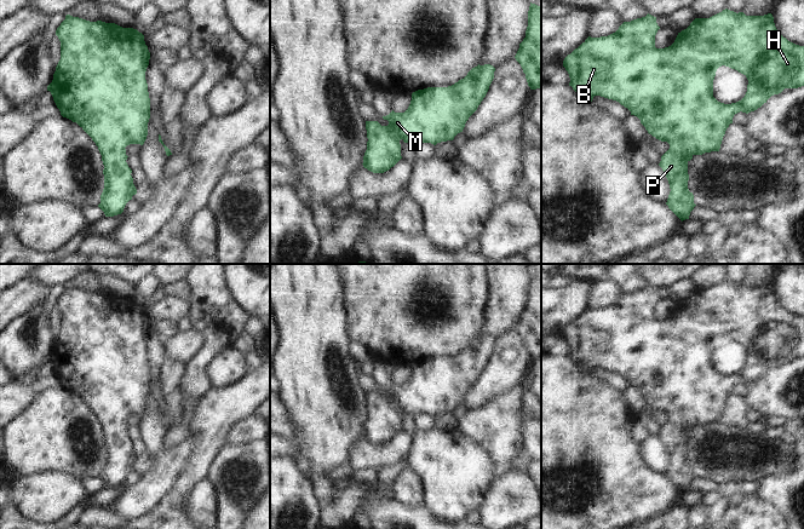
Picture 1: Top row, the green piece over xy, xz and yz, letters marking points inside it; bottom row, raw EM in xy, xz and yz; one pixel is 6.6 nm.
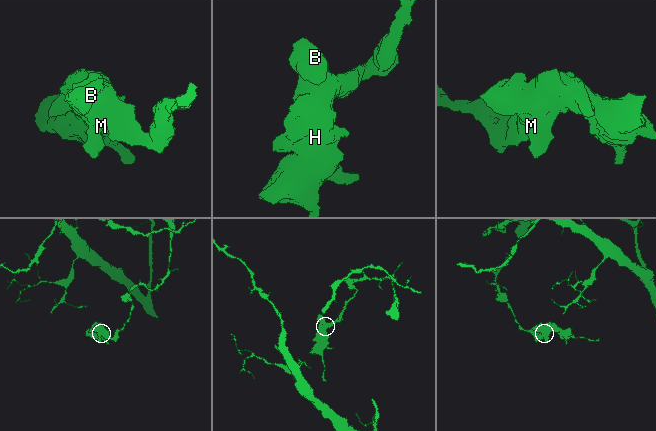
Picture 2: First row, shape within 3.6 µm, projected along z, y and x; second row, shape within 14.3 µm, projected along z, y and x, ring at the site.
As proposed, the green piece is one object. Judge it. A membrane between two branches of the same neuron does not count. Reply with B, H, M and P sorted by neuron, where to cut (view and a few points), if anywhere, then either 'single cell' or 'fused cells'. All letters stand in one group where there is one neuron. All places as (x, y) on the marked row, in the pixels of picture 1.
groups B H M P; cut none; single cell

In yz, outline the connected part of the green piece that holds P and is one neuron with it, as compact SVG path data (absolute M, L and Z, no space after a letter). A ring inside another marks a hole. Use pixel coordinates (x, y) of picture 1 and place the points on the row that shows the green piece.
M725 8L710 18L695 18L687 29L678 33L674 42L665 48L655 47L655 35L659 29L656 17L649 13L631 22L624 22L608 36L588 36L564 58L563 67L570 77L569 86L581 99L592 102L595 96L601 96L619 102L631 111L631 115L641 120L649 134L670 144L659 166L671 189L666 205L683 222L689 219L690 212L696 206L694 195L688 189L688 162L694 155L719 151L725 131L733 123L735 114L754 111L771 96L781 93L785 88L804 86L804 46L783 38L776 29L771 13L746 16L743 12L736 13ZM722 65L737 70L748 80L745 97L736 103L724 104L713 97L713 80L717 69Z

